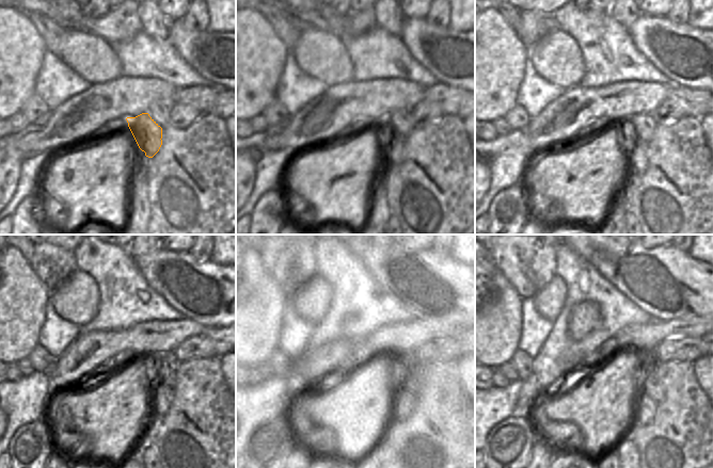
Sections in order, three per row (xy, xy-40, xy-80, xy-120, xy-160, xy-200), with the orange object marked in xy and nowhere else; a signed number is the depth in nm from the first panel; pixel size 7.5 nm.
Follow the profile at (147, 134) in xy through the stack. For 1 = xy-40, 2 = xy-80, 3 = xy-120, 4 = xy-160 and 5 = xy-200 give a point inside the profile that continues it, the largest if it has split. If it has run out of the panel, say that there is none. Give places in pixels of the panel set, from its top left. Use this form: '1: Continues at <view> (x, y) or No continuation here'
1: Continues at xy-40 (392, 143)
2: Continues at xy-80 (636, 152)
3: Continues at xy-120 (161, 396)
4: Continues at xy-160 (403, 402)
5: Continues at xy-200 (644, 409)

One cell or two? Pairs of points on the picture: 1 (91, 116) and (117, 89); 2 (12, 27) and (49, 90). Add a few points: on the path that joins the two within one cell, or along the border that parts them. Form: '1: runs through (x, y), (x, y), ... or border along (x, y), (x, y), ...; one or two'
1: runs through (99, 108), (115, 97); one
2: border along (46, 50), (33, 93); two

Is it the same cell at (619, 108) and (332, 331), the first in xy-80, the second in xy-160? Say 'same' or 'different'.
different

